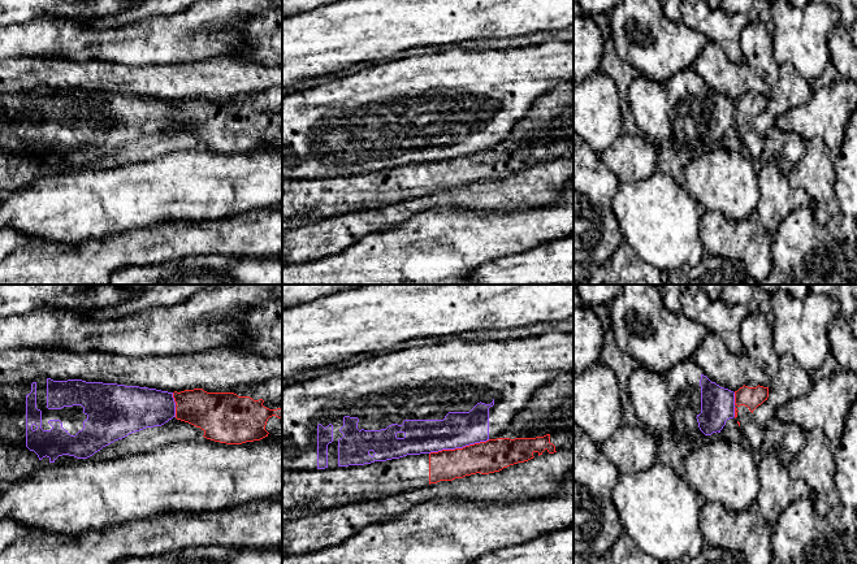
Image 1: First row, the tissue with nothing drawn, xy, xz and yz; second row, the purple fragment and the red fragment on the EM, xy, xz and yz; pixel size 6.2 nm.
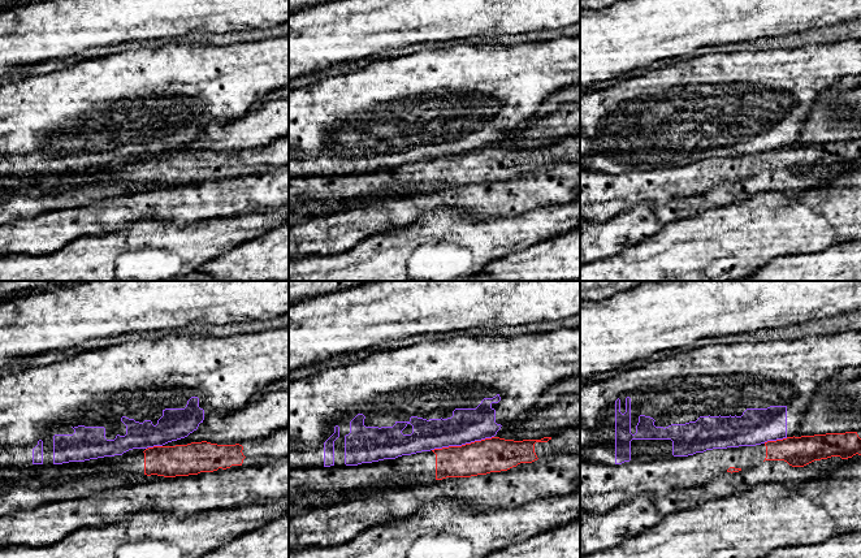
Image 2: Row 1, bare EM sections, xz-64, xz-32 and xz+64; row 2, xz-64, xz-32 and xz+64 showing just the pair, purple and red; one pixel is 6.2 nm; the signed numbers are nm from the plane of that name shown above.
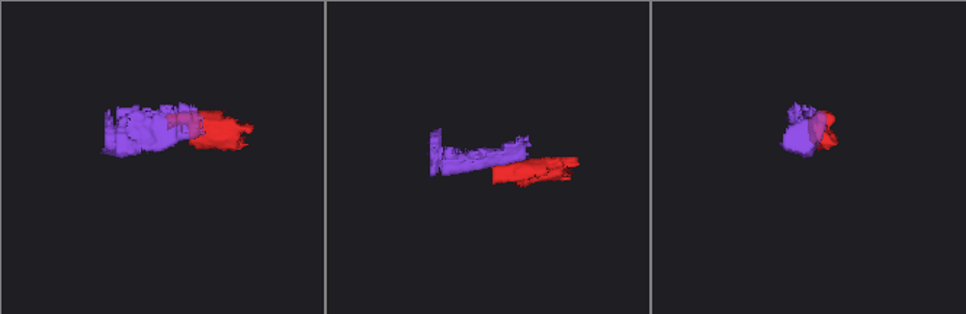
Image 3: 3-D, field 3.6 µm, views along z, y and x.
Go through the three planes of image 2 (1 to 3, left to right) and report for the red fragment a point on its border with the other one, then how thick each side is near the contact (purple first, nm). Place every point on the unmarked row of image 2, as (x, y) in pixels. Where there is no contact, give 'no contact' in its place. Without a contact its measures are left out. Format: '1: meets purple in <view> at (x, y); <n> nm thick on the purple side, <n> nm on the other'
1: meets purple in xz-64 at (155, 154); 190 nm thick on the purple side, 190 nm on the other
2: meets purple in xz-32 at (462, 152); 220 nm thick on the purple side, 220 nm on the other
3: meets purple in xz+64 at (775, 148); 220 nm thick on the purple side, 190 nm on the other

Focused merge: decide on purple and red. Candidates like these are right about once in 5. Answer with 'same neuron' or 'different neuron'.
different neuron

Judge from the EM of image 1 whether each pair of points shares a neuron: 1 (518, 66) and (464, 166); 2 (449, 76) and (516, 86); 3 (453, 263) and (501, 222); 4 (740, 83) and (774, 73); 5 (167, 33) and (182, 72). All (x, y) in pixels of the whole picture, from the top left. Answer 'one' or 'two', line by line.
1: two
2: one
3: one
4: two
5: two

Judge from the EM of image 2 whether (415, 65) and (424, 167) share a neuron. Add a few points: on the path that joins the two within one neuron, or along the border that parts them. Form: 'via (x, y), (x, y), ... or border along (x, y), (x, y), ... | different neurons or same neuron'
border along (431, 158), (402, 163), (394, 168) | different neurons

